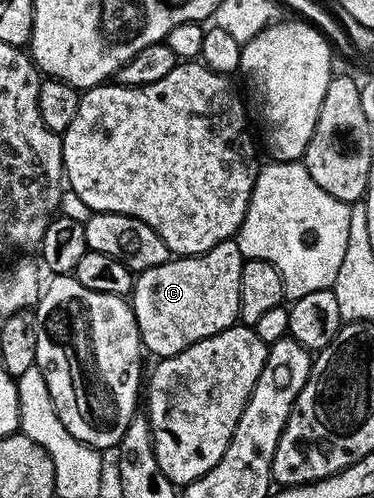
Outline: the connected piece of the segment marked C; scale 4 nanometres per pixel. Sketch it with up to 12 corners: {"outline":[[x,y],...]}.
{"outline":[[238,240],[134,278],[148,354],[172,357],[236,324]]}

